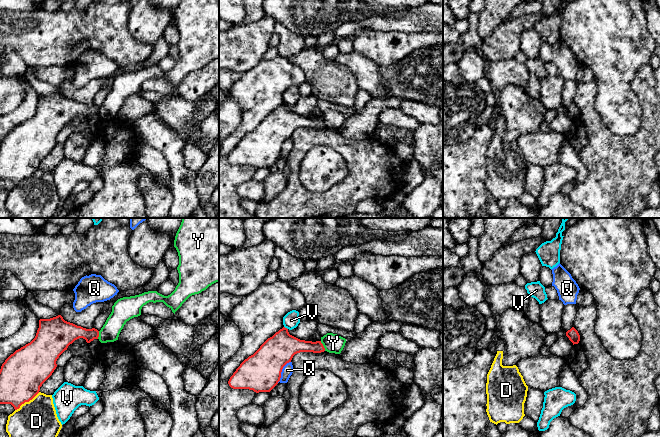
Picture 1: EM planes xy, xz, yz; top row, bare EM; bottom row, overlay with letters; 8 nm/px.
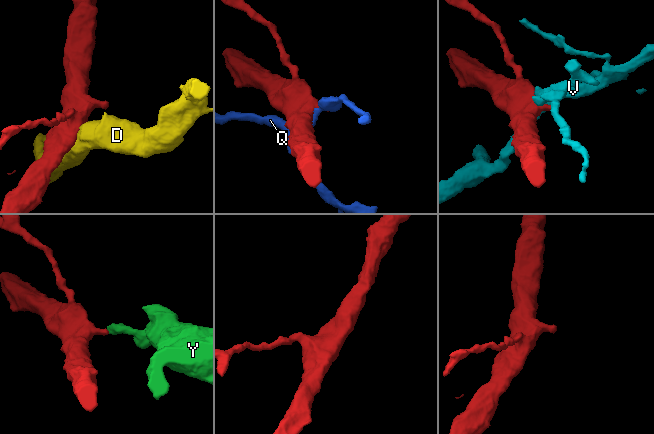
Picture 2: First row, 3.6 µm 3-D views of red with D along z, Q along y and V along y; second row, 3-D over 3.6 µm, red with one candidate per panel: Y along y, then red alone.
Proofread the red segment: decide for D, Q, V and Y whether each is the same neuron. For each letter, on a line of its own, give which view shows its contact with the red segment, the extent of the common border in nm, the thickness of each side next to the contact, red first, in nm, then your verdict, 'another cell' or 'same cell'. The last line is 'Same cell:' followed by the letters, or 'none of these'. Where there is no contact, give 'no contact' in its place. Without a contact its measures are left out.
D: contact in xy; length 240 nm; calibres 360 and 300 nm; another cell
Q: contact in xz; length 200 nm; calibres 320 and 90 nm; another cell
V: contact in xz; length 40 nm; calibres 260 and 130 nm; another cell
Y: contact in xz; length 90 nm; calibres 140 and 160 nm; another cell
Same cell: none of these

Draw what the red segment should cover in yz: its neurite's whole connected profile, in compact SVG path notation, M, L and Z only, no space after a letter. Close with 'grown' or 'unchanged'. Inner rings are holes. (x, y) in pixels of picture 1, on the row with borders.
M572 327L570 330L566 332L566 336L569 338L569 340L574 344L578 344L580 341L580 335L578 331Z | unchanged

